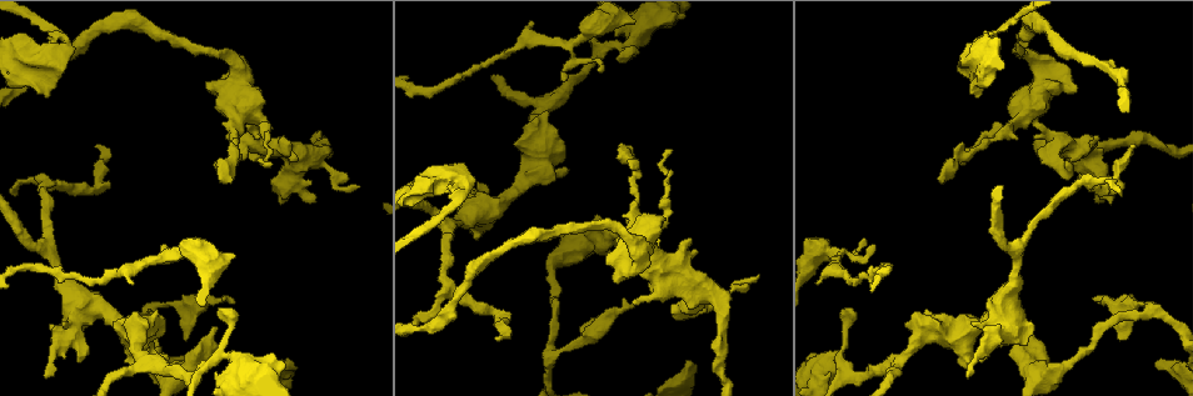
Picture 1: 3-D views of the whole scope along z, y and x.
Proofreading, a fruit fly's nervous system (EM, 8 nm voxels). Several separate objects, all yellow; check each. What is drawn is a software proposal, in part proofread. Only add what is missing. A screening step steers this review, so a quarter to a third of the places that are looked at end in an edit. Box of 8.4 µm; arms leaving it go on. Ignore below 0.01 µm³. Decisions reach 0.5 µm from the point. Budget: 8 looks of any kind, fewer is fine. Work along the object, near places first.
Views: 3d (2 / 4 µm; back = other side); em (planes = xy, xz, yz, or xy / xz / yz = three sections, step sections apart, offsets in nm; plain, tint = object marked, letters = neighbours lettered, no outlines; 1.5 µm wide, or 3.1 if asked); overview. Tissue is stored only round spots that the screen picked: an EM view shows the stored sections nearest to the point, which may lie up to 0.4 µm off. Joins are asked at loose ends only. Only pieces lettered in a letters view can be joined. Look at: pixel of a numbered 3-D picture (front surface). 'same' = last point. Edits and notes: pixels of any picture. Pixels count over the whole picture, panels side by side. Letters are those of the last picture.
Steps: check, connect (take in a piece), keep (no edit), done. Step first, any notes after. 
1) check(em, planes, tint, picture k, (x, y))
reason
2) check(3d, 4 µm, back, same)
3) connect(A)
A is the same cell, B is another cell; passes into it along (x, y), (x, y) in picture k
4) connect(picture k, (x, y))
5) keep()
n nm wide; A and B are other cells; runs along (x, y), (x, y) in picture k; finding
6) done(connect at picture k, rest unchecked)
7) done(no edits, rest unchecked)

check(3d, 4 µm, picture 1, (45, 94))

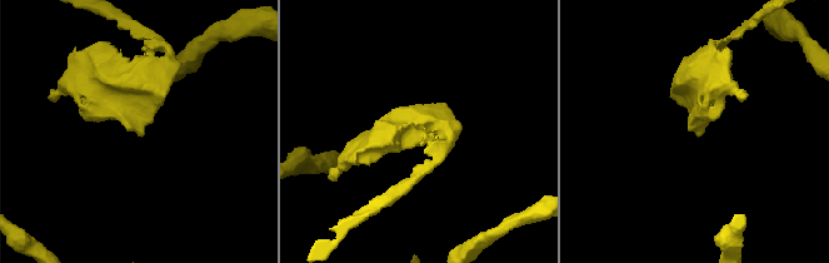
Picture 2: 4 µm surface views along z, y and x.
check(em, yz, step 4, letters, picture 2, (144, 133))

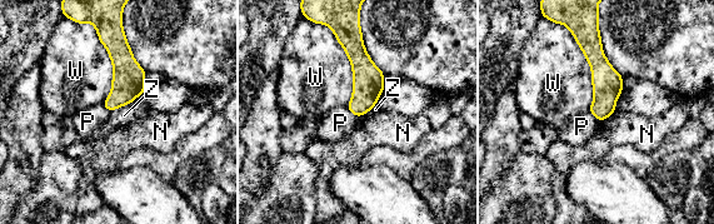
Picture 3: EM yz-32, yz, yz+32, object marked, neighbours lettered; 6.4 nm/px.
check(em, planes, letters, same)

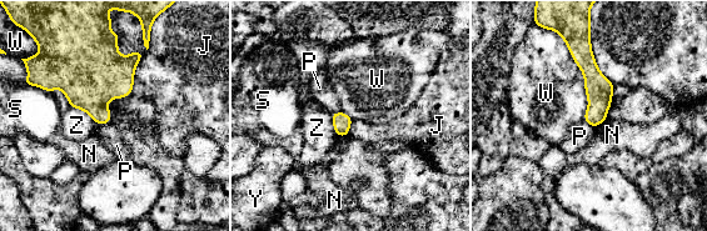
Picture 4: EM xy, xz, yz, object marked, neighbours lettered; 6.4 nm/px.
keep()
W touches over 550 nm; J, N, P, S, W, Y and Z are other cells; runs along (586, 45), (595, 122) in picture 4; no lettered piece goes on from it

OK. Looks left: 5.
check(3d, 2 µm, picture 1, (670, 153))

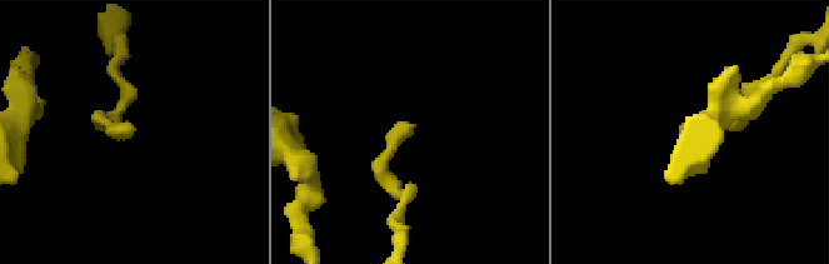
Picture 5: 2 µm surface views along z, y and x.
check(em, yz, step 8, letters, picture 5, (130, 126))

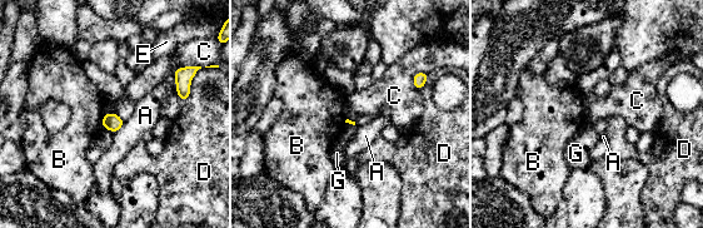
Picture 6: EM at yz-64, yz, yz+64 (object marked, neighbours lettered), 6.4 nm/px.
keep()
A, B, C, D, E and G are other cells; border along (424, 72), (413, 78), (418, 90) in picture 6; no lettered piece goes on from it

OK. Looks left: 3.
check(em, xz, step 8, letters, picture 1, (163, 248))
tapers out

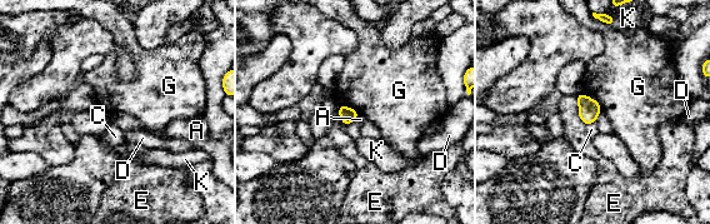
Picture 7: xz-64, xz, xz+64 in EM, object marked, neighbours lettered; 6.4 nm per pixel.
keep()
A, C, D, E, G and K are other cells; none of them fits

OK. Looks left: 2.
done(no edits, rest unchecked)

